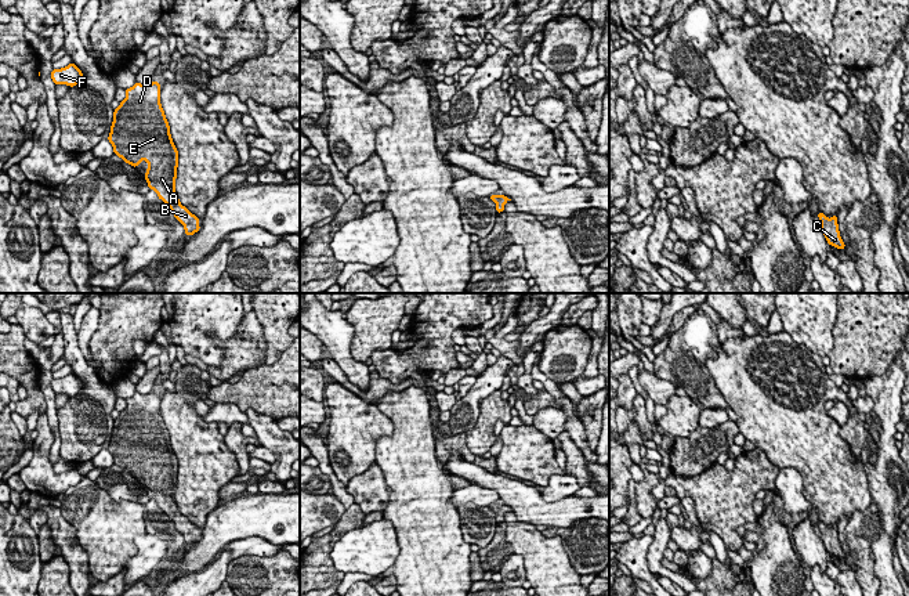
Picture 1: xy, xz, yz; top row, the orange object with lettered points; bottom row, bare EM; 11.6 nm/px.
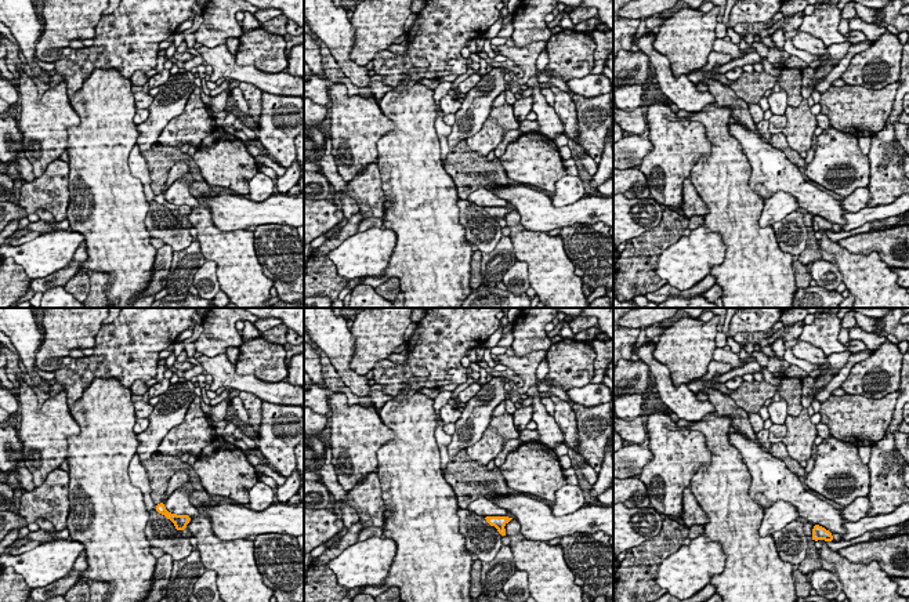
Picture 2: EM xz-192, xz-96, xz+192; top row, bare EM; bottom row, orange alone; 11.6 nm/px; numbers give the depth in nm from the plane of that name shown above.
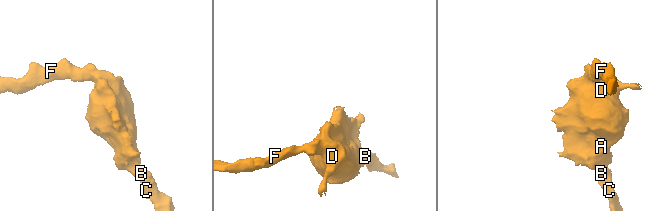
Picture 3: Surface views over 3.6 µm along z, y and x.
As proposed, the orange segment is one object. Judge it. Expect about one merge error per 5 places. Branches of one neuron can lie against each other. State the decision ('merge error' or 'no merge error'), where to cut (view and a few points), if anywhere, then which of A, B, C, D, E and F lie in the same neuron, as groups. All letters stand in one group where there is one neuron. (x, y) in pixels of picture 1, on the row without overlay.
no merge error | no cut | A B C D E F

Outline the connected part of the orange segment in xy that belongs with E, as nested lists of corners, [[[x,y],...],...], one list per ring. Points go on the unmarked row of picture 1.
[[[156,390],[148,394],[135,391],[133,397],[126,398],[126,404],[126,408],[113,422],[108,451],[113,455],[115,465],[135,478],[142,469],[148,472],[145,490],[149,499],[153,499],[157,507],[170,517],[174,527],[184,535],[185,545],[193,545],[200,541],[200,530],[181,514],[175,503],[178,460],[173,452],[170,436],[160,413],[160,394]]]

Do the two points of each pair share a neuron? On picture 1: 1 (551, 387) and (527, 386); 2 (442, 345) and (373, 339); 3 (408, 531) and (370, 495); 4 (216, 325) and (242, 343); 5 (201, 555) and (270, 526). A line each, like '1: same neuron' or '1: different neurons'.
1: different neurons
2: different neurons
3: different neurons
4: different neurons
5: same neuron

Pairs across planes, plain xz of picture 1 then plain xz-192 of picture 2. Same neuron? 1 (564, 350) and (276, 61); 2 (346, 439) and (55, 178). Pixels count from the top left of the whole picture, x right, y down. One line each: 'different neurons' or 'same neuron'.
1: same neuron
2: different neurons

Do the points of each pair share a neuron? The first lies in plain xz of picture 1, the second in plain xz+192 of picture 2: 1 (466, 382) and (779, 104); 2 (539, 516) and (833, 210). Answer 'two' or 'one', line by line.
1: one
2: one

